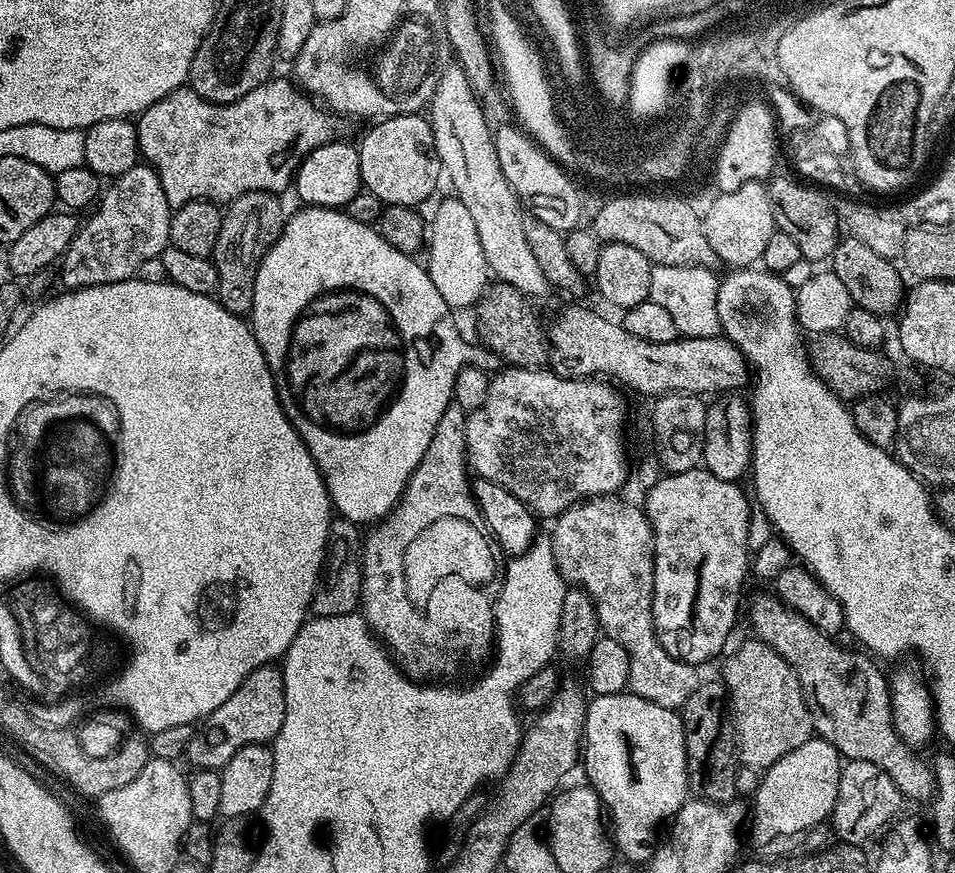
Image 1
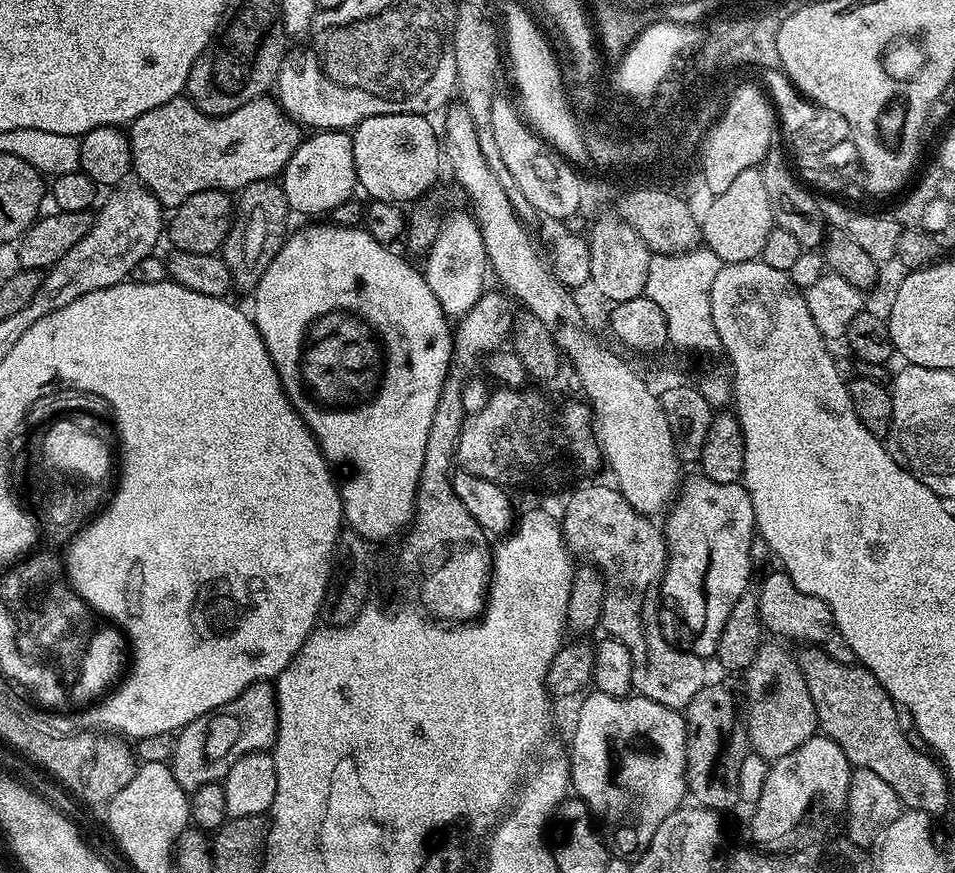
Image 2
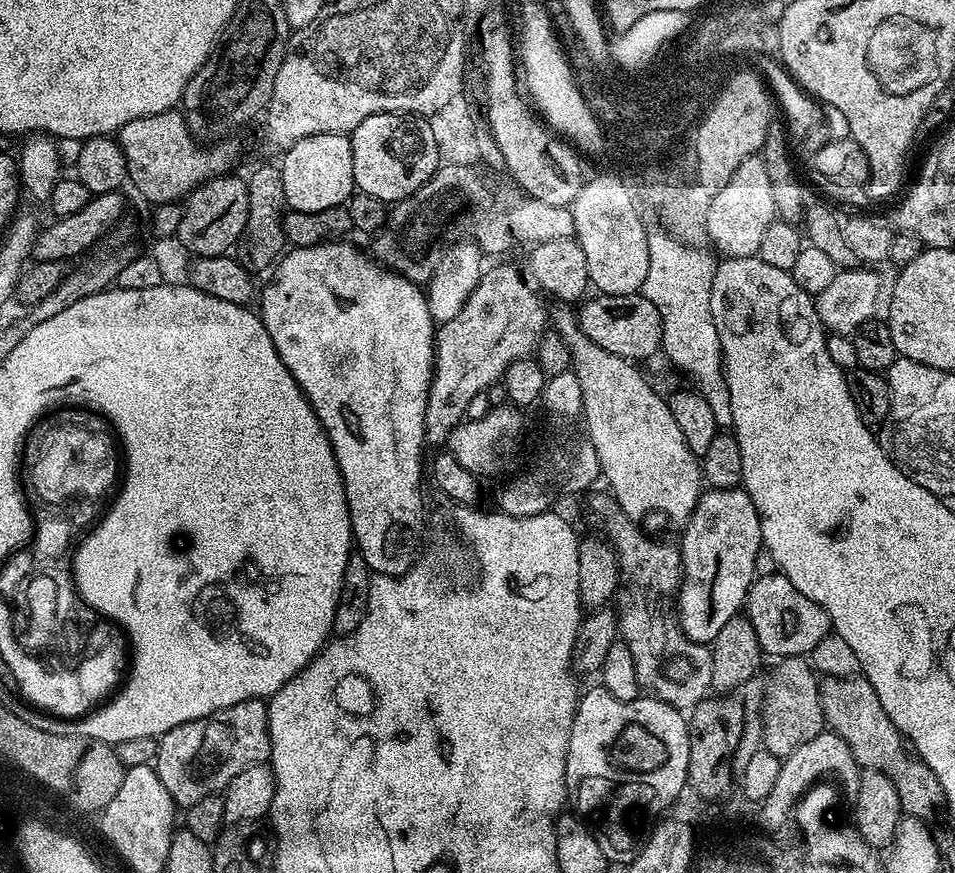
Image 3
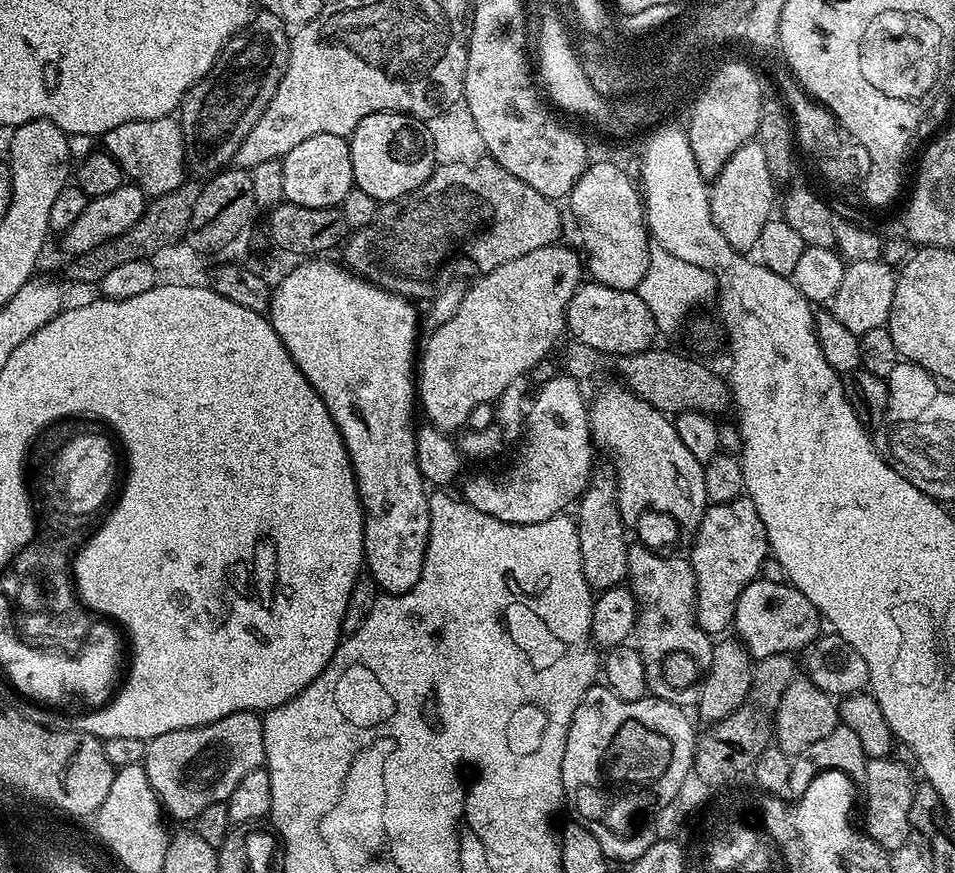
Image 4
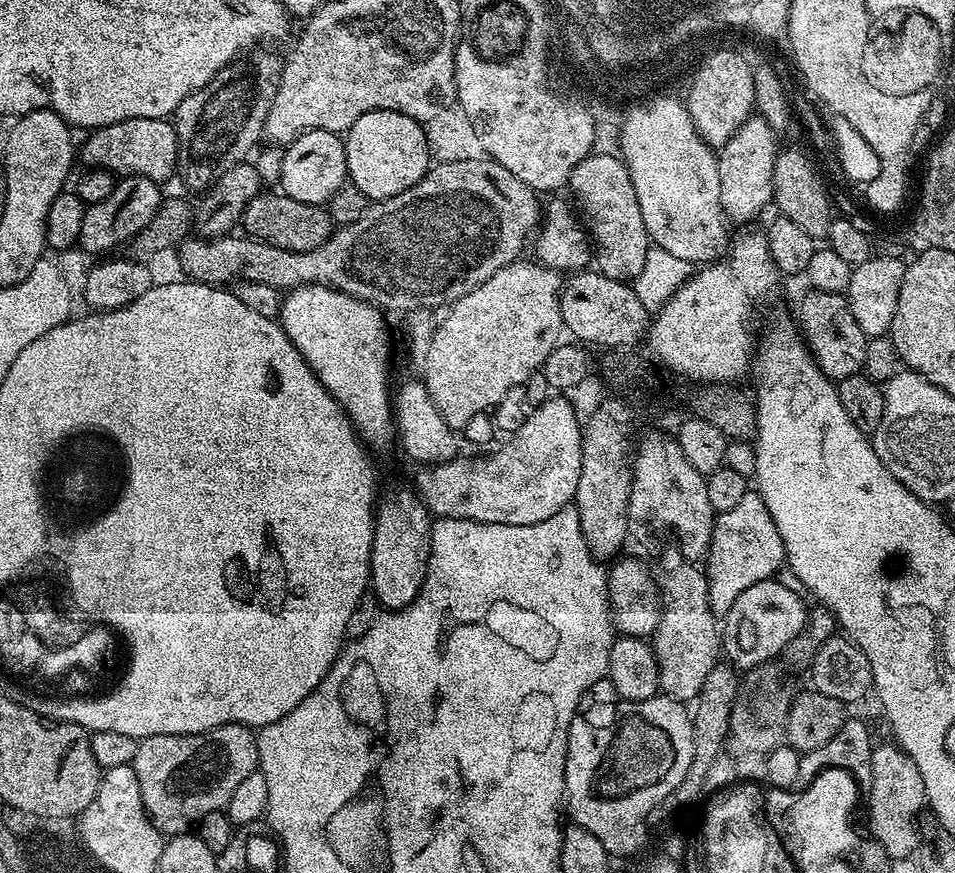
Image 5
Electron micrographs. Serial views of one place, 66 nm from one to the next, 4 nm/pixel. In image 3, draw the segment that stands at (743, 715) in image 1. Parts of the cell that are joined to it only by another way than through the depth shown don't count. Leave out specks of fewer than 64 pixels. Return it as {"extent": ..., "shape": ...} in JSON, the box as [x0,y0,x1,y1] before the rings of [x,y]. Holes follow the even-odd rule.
{"extent":[762,656,826,758],"shape":[[[785,656],[777,664],[780,665],[773,670],[772,677],[768,680],[768,689],[764,692],[764,740],[762,744],[770,750],[770,754],[783,758],[794,750],[798,750],[802,742],[810,742],[810,738],[825,731],[826,725],[820,697],[821,681],[812,664],[803,656]]]}

